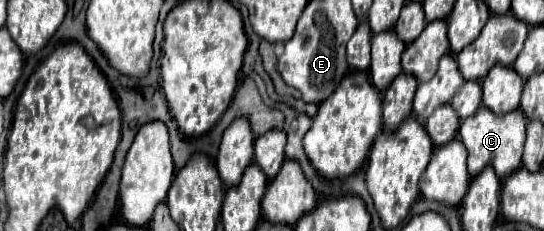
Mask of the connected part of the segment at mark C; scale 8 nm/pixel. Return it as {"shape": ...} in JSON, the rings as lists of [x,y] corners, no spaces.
{"shape":[[[480,106],[476,114],[460,124],[460,140],[468,148],[468,172],[476,176],[486,164],[490,164],[500,178],[512,174],[522,164],[522,150],[526,140],[526,116],[520,110],[496,116],[490,108]]]}

